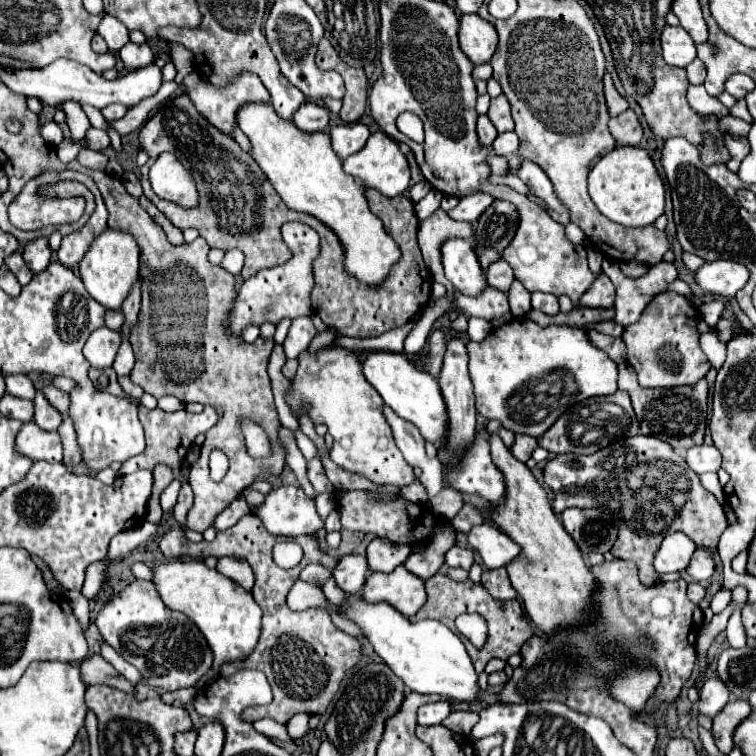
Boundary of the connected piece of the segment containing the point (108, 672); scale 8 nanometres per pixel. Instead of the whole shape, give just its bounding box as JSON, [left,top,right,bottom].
[81,654,133,694]

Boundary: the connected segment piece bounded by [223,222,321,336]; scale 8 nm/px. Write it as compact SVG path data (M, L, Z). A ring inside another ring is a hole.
M287 222L283 226L283 240L289 242L289 250L291 250L291 258L277 266L277 268L267 268L257 272L253 278L249 278L249 282L243 282L237 298L233 302L233 310L227 312L229 318L225 318L223 326L225 326L225 334L227 336L241 336L241 332L255 324L261 326L265 322L277 324L283 318L299 318L299 316L309 316L311 310L311 302L309 302L309 294L313 288L313 262L319 256L319 234L299 222Z

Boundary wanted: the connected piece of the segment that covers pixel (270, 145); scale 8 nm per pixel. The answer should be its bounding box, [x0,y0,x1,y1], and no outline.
[237,104,401,286]

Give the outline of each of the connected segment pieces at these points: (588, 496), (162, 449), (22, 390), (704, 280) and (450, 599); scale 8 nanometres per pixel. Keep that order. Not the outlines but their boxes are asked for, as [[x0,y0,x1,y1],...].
[[543,434,729,584],[121,406,217,512],[5,374,35,400],[695,260,749,296],[413,574,533,674]]

